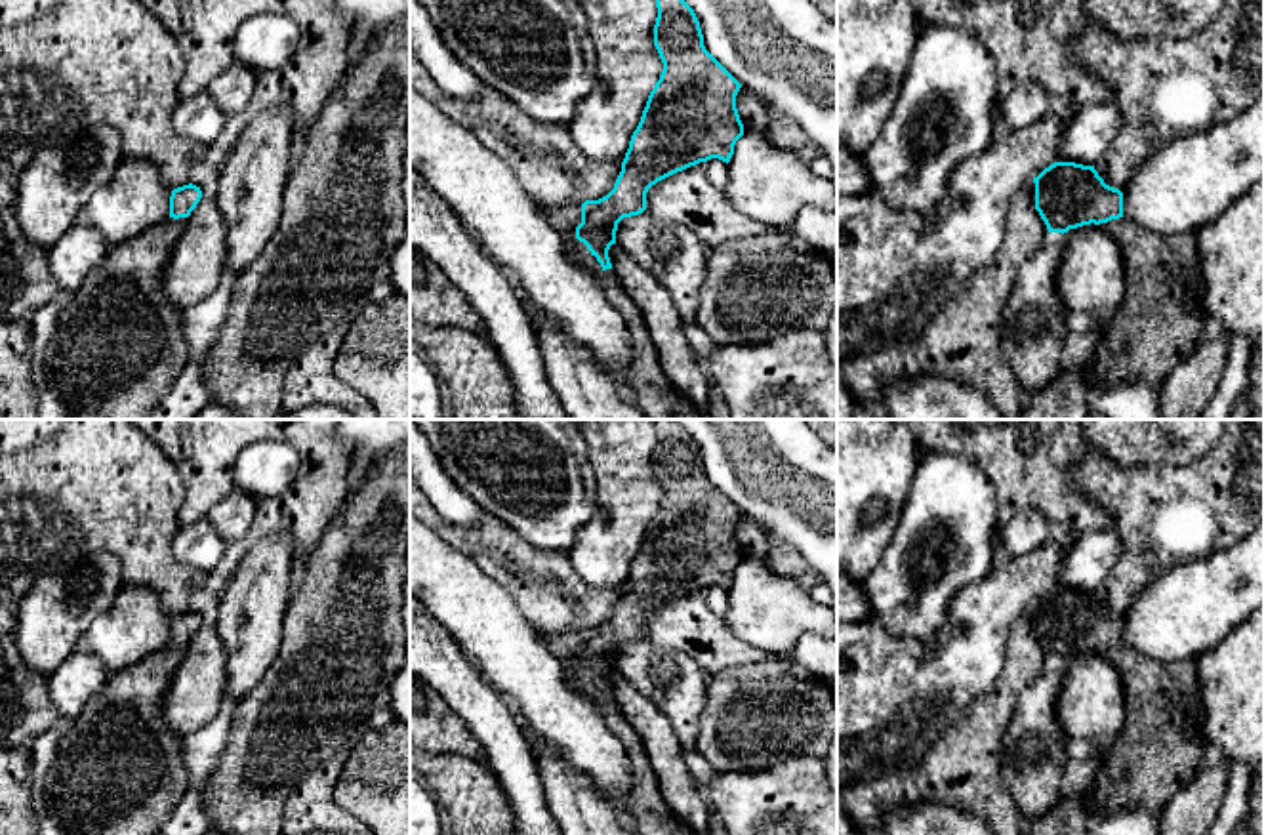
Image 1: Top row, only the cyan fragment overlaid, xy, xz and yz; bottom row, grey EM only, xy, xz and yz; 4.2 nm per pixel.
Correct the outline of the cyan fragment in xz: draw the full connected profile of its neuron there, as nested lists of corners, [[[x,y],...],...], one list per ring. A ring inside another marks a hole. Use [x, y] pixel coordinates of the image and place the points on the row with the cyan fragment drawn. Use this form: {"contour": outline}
{"contour": [[[656,0],[656,8],[654,46],[663,71],[631,135],[614,189],[599,200],[541,208],[541,214],[561,233],[568,257],[599,278],[606,301],[623,316],[631,345],[623,387],[637,408],[648,419],[709,419],[663,374],[642,315],[623,292],[608,257],[610,246],[616,244],[618,223],[646,210],[646,193],[652,185],[711,158],[728,164],[736,141],[744,135],[744,124],[736,109],[742,84],[705,50],[694,10],[684,0]]]}

